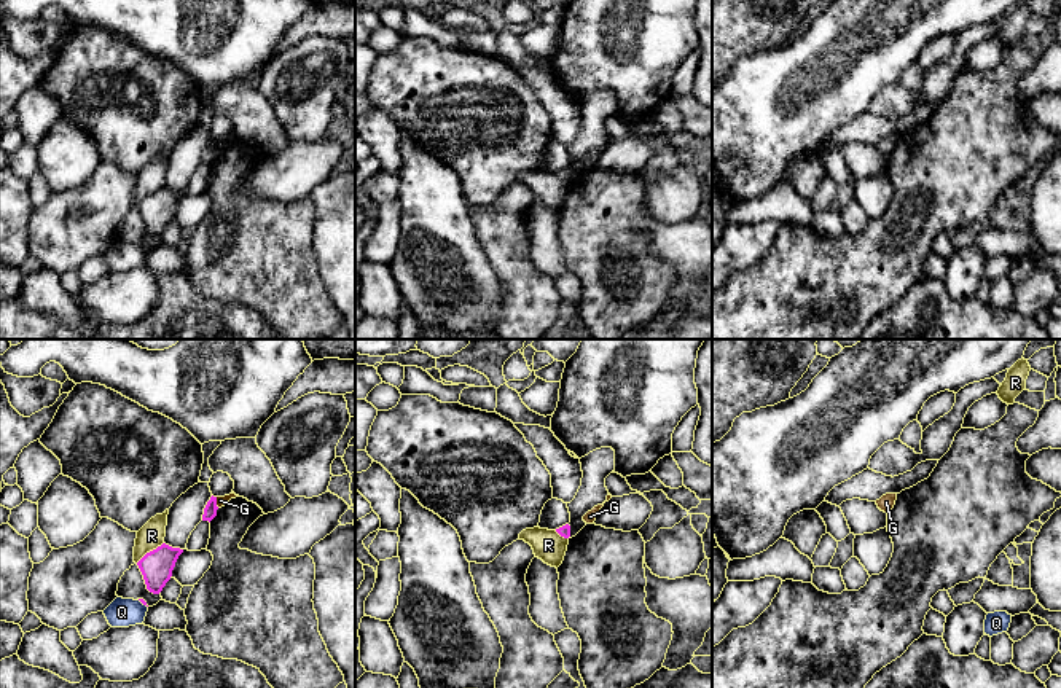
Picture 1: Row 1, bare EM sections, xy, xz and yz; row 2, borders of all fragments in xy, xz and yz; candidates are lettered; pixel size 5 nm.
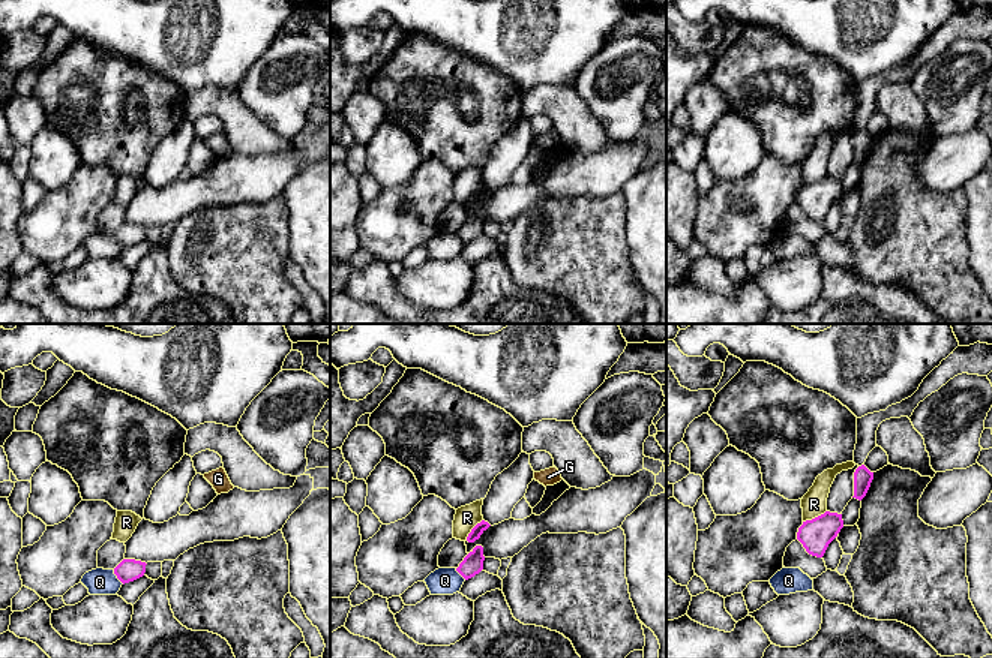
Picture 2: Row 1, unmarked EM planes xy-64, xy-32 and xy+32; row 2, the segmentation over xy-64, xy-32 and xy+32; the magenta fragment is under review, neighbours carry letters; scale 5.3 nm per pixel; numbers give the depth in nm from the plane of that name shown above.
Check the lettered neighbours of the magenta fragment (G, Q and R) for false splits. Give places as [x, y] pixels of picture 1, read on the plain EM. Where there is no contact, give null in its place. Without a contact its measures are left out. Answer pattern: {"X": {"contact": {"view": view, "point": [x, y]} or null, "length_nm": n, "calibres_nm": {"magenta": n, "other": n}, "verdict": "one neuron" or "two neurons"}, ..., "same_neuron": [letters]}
{"G": {"contact": {"view": "xy", "point": [215, 145]}, "length_nm": 60, "calibres_nm": {"magenta": 70, "other": 50}, "verdict": "two neurons"}, "Q": {"contact": {"view": "xy", "point": [142, 246]}, "length_nm": 70, "calibres_nm": {"magenta": 20, "other": 140}, "verdict": "two neurons"}, "R": {"contact": {"view": "xy", "point": [150, 195]}, "length_nm": 180, "calibres_nm": {"magenta": 160, "other": 130}, "verdict": "two neurons"}, "same_neuron": []}

